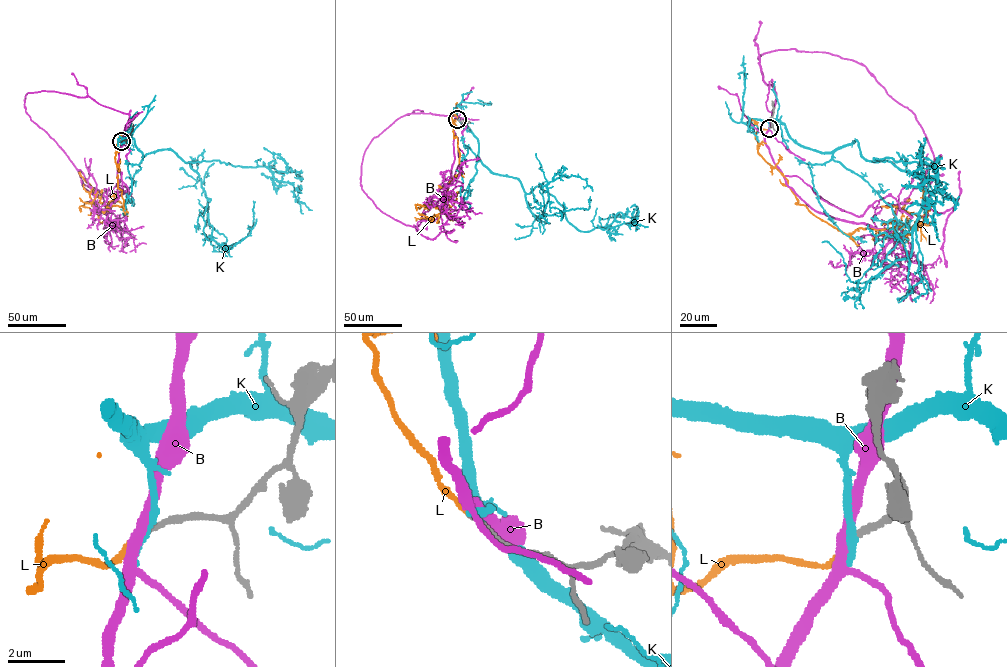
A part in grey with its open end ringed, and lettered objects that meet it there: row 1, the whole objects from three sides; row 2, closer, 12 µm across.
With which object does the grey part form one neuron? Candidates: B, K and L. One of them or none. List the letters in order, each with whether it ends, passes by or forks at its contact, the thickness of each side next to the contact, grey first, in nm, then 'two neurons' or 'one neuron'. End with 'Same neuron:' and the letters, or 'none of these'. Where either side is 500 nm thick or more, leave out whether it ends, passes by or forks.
B: it passes by; 220 nm thick on the grey side, 380 nm on the other; two neurons
K: it ends there; 220 nm thick on the grey side, 360 nm on the other; two neurons
L: it ends there; 200 nm thick on the grey side, 200 nm on the other; one neuron
Same neuron: L

